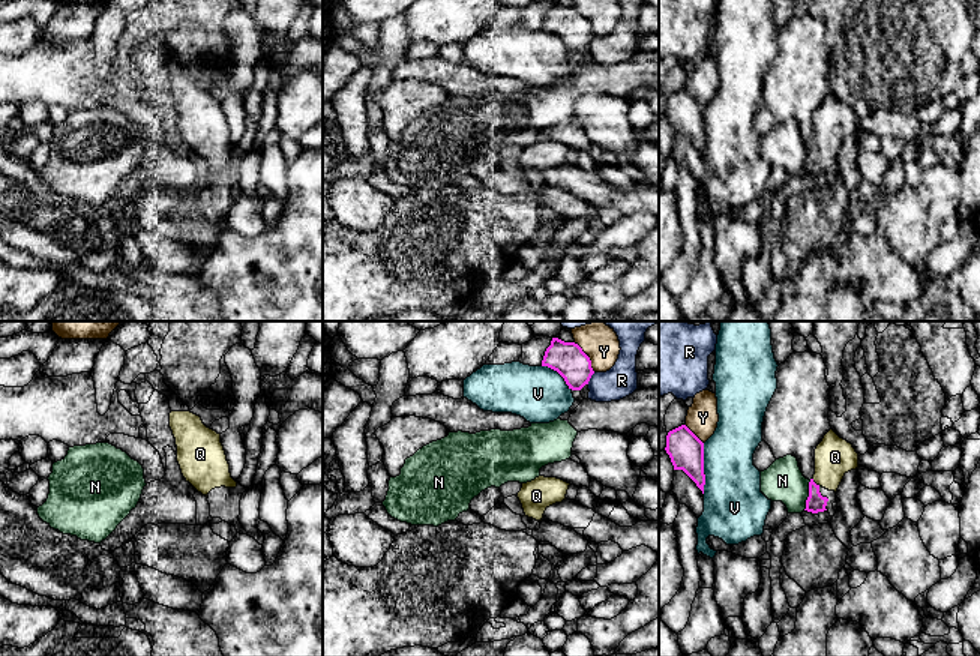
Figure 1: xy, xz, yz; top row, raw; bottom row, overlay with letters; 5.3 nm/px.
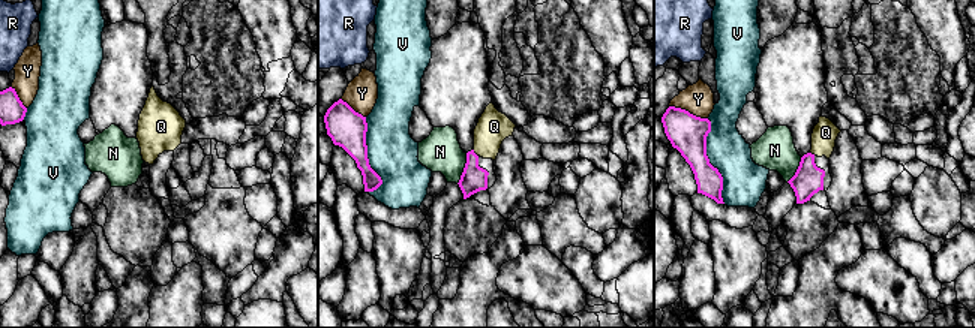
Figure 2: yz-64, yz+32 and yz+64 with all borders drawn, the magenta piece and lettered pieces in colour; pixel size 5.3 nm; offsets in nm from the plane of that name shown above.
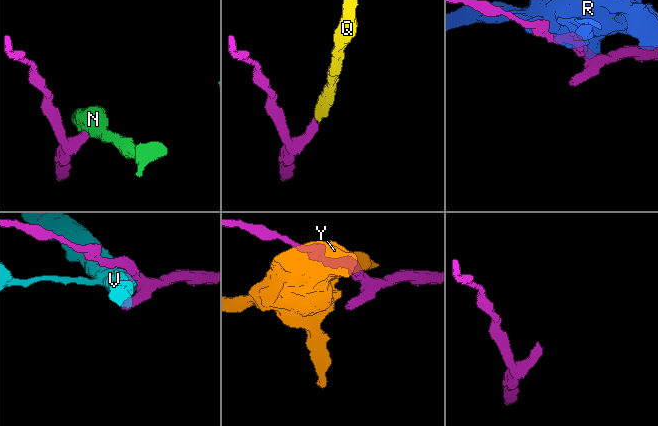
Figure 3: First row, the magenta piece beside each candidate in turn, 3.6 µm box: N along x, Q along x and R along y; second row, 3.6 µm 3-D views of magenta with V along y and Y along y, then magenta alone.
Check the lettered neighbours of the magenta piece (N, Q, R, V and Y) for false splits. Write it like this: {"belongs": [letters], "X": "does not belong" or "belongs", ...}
{"belongs": ["Q"], "N": "does not belong", "Q": "belongs", "R": "does not belong", "V": "does not belong", "Y": "does not belong"}

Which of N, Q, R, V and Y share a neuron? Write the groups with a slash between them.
N / Q / R / V / Y

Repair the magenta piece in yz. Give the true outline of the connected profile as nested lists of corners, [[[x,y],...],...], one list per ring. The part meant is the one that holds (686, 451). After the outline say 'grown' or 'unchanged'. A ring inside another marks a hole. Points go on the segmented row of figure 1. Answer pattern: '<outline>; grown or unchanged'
[[[681,425],[668,432],[665,450],[674,470],[683,470],[704,494],[704,443],[686,425]]]; unchanged

